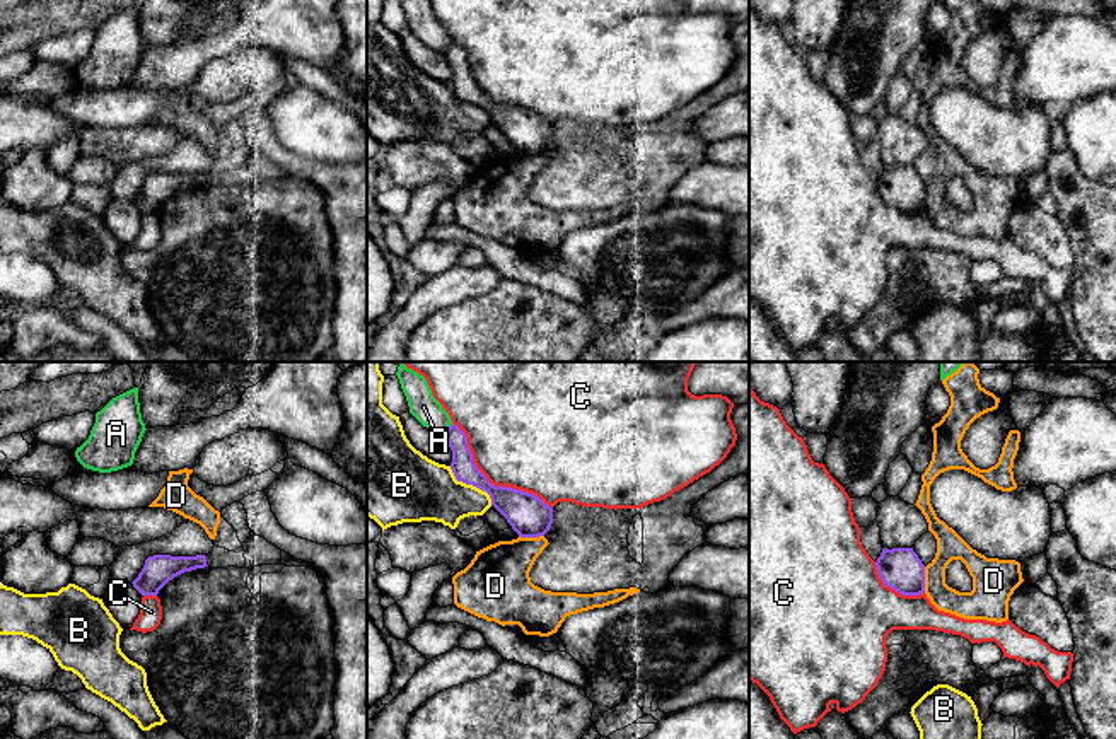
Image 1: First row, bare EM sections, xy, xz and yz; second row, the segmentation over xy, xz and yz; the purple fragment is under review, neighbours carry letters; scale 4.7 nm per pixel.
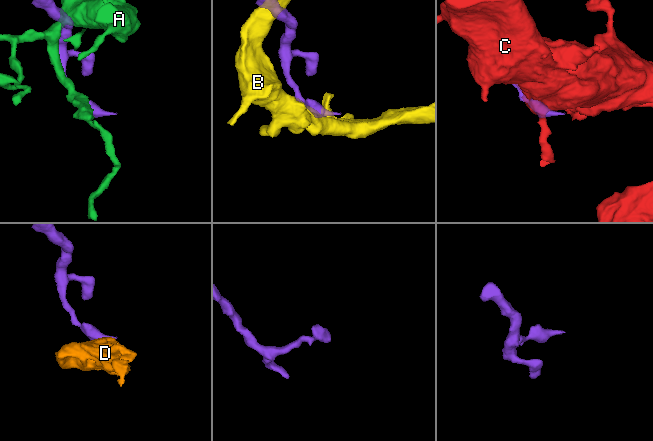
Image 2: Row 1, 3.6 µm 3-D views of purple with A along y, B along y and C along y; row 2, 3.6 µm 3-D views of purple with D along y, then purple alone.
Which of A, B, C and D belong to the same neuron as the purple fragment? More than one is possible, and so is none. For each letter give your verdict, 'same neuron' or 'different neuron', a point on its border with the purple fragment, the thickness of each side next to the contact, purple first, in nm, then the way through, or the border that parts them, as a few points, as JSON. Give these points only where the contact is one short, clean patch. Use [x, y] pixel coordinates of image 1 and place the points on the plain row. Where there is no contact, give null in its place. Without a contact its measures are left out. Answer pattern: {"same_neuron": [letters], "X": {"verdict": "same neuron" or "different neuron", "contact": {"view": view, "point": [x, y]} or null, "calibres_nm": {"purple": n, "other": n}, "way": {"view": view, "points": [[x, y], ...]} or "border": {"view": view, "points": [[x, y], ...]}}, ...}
{"same_neuron": [], "A": {"verdict": "different neuron", "contact": {"view": "xz", "point": [447, 46]}, "calibres_nm": {"purple": 120, "other": 140}}, "B": {"verdict": "different neuron", "contact": {"view": "xz", "point": [471, 101]}, "calibres_nm": {"purple": 160, "other": 300}}, "C": {"verdict": "different neuron", "contact": {"view": "xz", "point": [490, 101]}, "calibres_nm": {"purple": 190, "other": 460}}, "D": {"verdict": "different neuron", "contact": {"view": "xz", "point": [531, 154]}, "calibres_nm": {"purple": 190, "other": 300}, "border": {"view": "xz", "points": [[519, 152], [543, 154]]}}}

